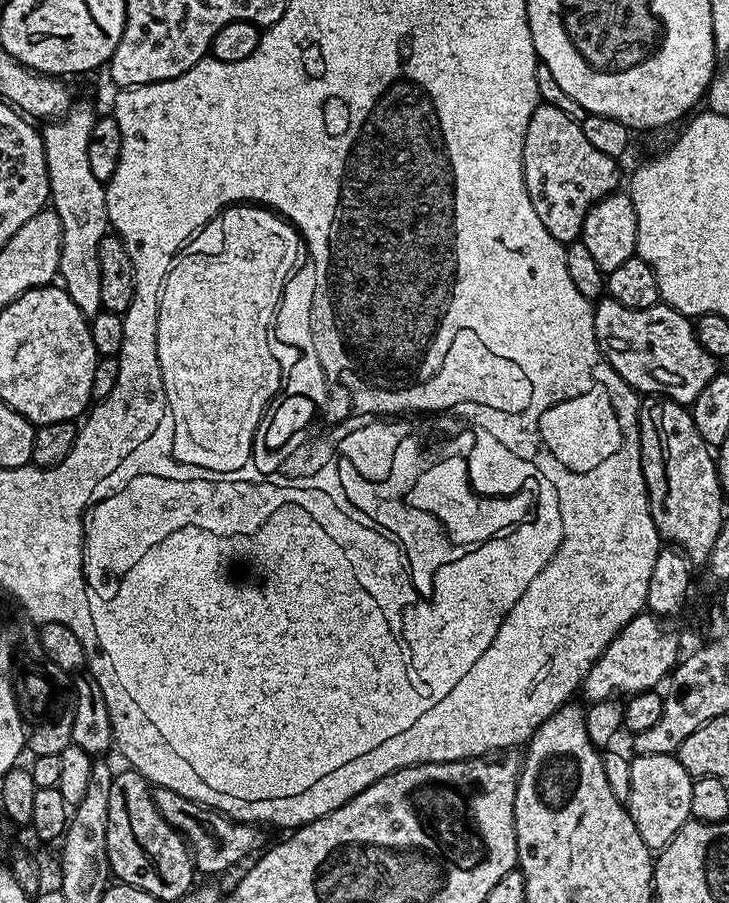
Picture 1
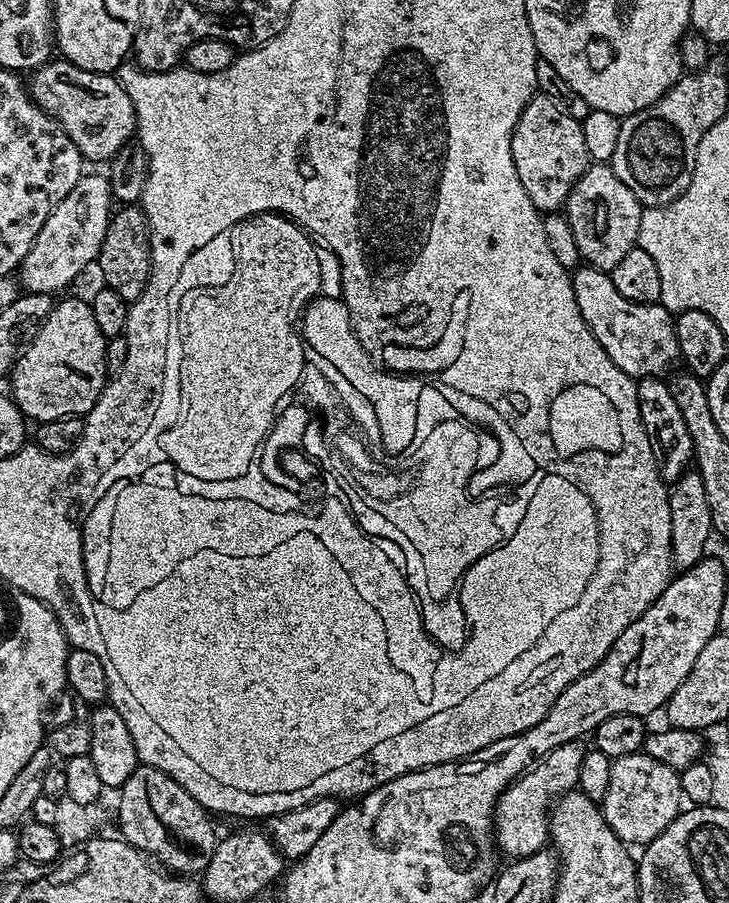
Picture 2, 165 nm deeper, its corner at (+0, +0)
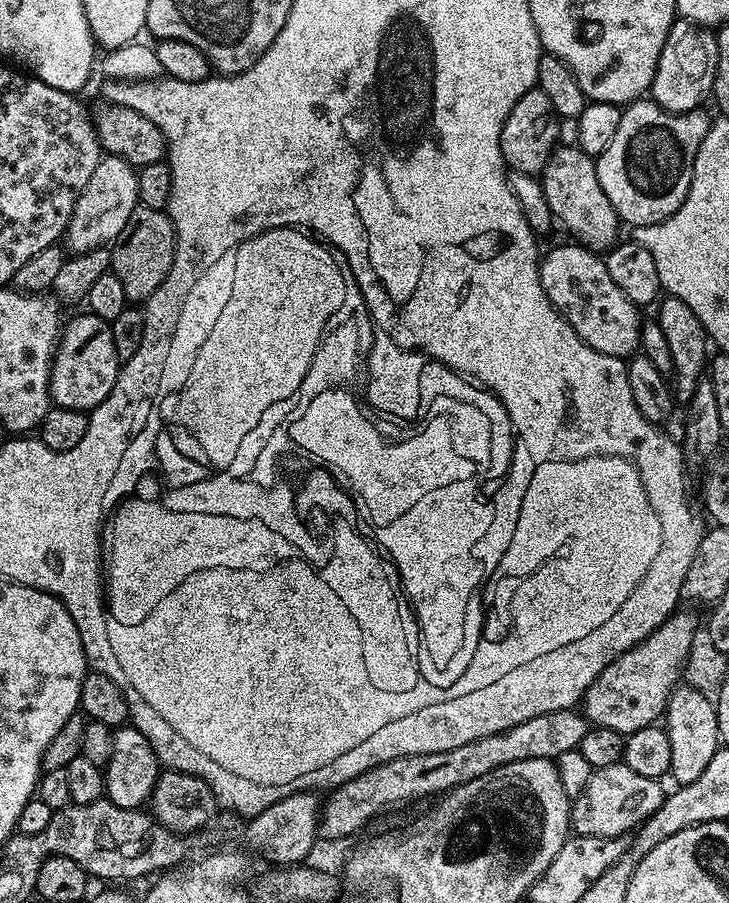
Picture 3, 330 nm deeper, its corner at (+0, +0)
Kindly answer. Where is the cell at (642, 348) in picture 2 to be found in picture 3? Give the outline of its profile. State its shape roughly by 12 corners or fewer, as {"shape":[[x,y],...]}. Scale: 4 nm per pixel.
{"shape":[[579,242],[543,253],[542,288],[594,350],[640,348],[641,309]]}

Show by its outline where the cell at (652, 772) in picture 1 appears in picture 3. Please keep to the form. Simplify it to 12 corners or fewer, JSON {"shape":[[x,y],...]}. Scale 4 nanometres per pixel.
{"shape":[[623,762],[595,769],[570,804],[581,836],[639,829],[663,783]]}

